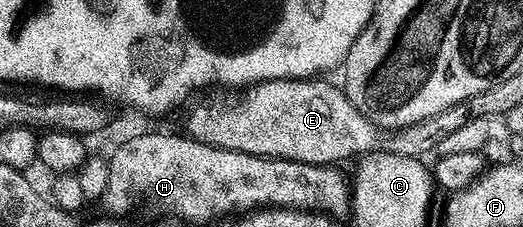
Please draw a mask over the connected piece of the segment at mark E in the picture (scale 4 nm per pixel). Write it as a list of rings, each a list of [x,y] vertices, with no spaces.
[[[301,78],[299,80],[267,80],[252,86],[237,105],[207,105],[197,108],[189,125],[190,136],[199,142],[207,142],[219,149],[238,150],[240,153],[259,155],[260,157],[287,159],[293,162],[315,163],[316,165],[342,164],[369,151],[387,151],[399,156],[422,158],[424,154],[434,152],[436,145],[444,136],[449,135],[471,117],[469,102],[456,104],[455,107],[441,111],[421,123],[412,124],[403,129],[381,129],[371,123],[366,116],[351,103],[344,90],[325,81],[327,79]]]

